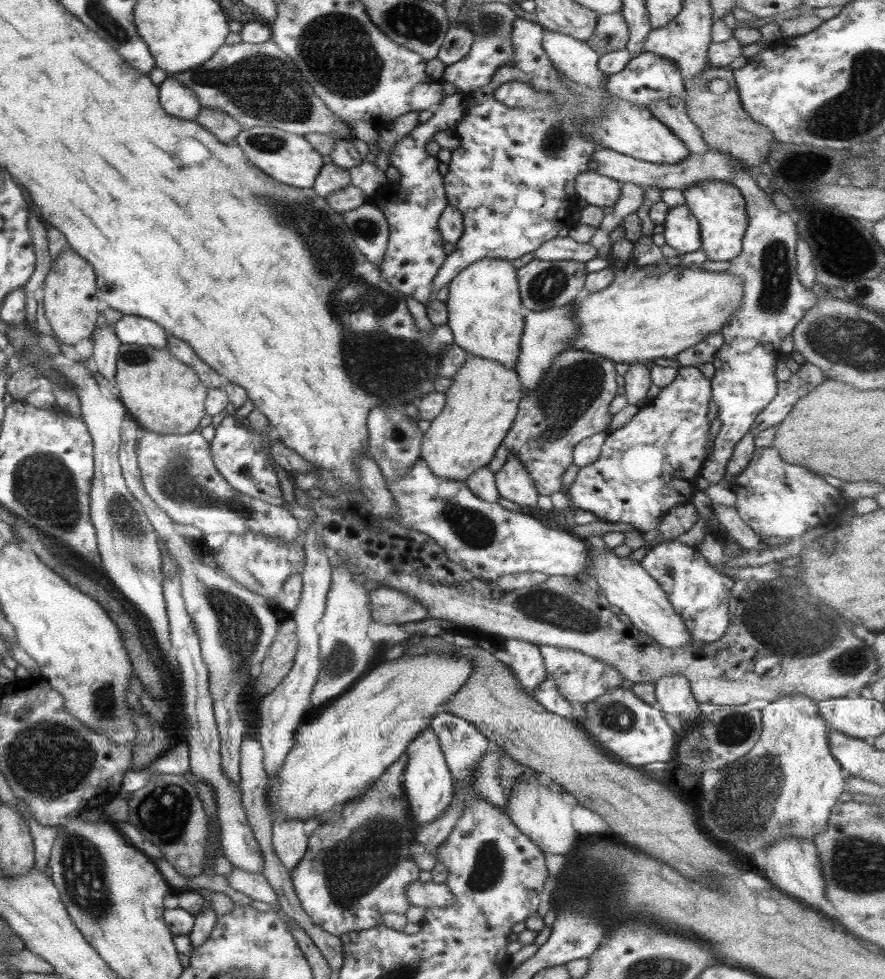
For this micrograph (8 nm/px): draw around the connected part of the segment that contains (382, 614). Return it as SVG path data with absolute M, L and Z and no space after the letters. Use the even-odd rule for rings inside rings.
M379 587L369 593L369 605L373 622L384 625L411 625L424 622L428 610L413 597L400 590Z

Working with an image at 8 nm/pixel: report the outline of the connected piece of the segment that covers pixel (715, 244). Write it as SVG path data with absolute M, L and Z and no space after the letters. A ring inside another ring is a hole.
M700 182L682 191L684 204L698 222L700 234L699 250L707 260L725 260L735 258L742 249L742 238L748 223L744 198L739 189L727 182Z

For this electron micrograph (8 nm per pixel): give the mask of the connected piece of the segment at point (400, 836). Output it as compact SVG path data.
M401 754L392 762L369 790L360 797L357 804L345 806L341 814L323 819L323 822L309 834L309 844L305 854L299 858L291 872L290 880L294 894L301 908L309 918L329 934L339 936L344 932L373 928L381 922L382 914L405 913L409 901L405 898L405 889L418 880L420 869L411 858L410 849L414 848L414 822L409 818L404 792L402 790L402 772L407 755Z

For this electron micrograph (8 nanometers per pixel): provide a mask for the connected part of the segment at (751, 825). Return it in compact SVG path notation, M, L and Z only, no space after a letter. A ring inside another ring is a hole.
M789 694L768 702L768 705L760 710L761 730L758 739L741 758L727 763L725 768L720 770L721 776L719 777L719 786L723 786L723 788L727 786L729 790L716 790L717 802L711 804L711 814L713 814L713 818L711 818L711 816L697 816L697 825L699 825L700 828L705 828L713 838L721 840L723 844L731 845L729 848L740 850L743 854L747 854L749 858L752 858L752 854L757 853L757 850L765 849L769 843L773 843L773 841L777 841L777 839L795 837L797 839L810 840L813 834L823 833L823 831L825 831L829 814L833 806L838 803L837 798L839 798L839 794L845 789L846 781L842 768L837 764L837 761L829 752L827 744L827 733L829 732L829 728L825 725L825 721L818 717L818 712L814 704L815 700L807 698L803 694Z

